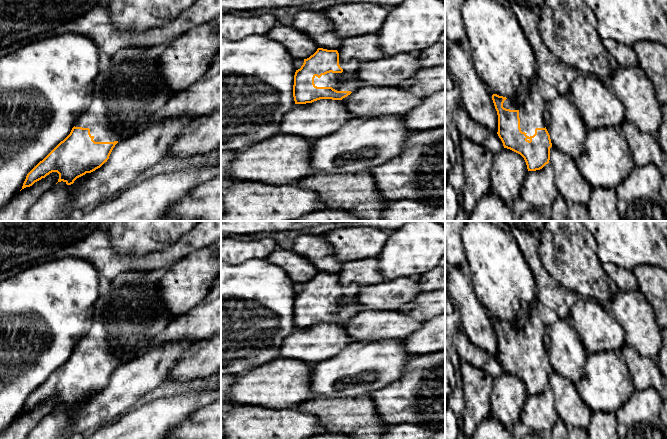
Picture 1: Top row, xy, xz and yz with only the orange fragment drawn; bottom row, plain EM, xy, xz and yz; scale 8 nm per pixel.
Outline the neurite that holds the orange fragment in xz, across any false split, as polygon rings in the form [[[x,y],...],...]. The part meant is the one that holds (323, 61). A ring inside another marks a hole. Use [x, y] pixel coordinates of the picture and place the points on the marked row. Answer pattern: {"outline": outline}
{"outline": [[[318,48],[309,58],[304,59],[294,75],[293,97],[295,104],[312,103],[320,99],[342,100],[364,86],[358,78],[360,63],[356,59],[342,61],[337,50]]]}

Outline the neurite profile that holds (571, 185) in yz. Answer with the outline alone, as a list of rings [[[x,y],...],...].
[[[556,147],[550,148],[549,164],[554,170],[559,195],[569,203],[587,206],[592,187],[580,174],[576,161]]]

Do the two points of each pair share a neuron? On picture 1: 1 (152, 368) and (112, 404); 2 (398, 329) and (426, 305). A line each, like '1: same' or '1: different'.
1: same
2: different

